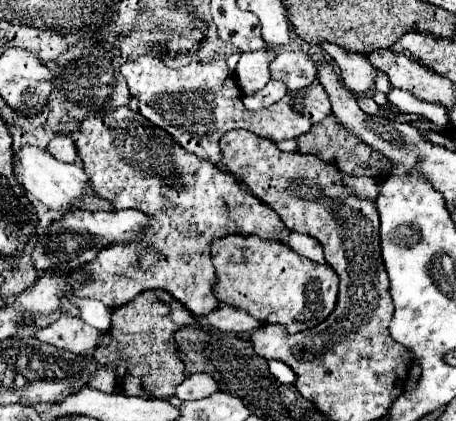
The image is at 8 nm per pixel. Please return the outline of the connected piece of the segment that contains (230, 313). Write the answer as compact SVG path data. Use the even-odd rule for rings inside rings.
M220 303L220 307L216 307L218 311L210 311L204 319L208 325L216 327L218 331L224 333L250 333L252 329L258 327L256 319L252 319L246 311L236 309L232 305L224 305Z

